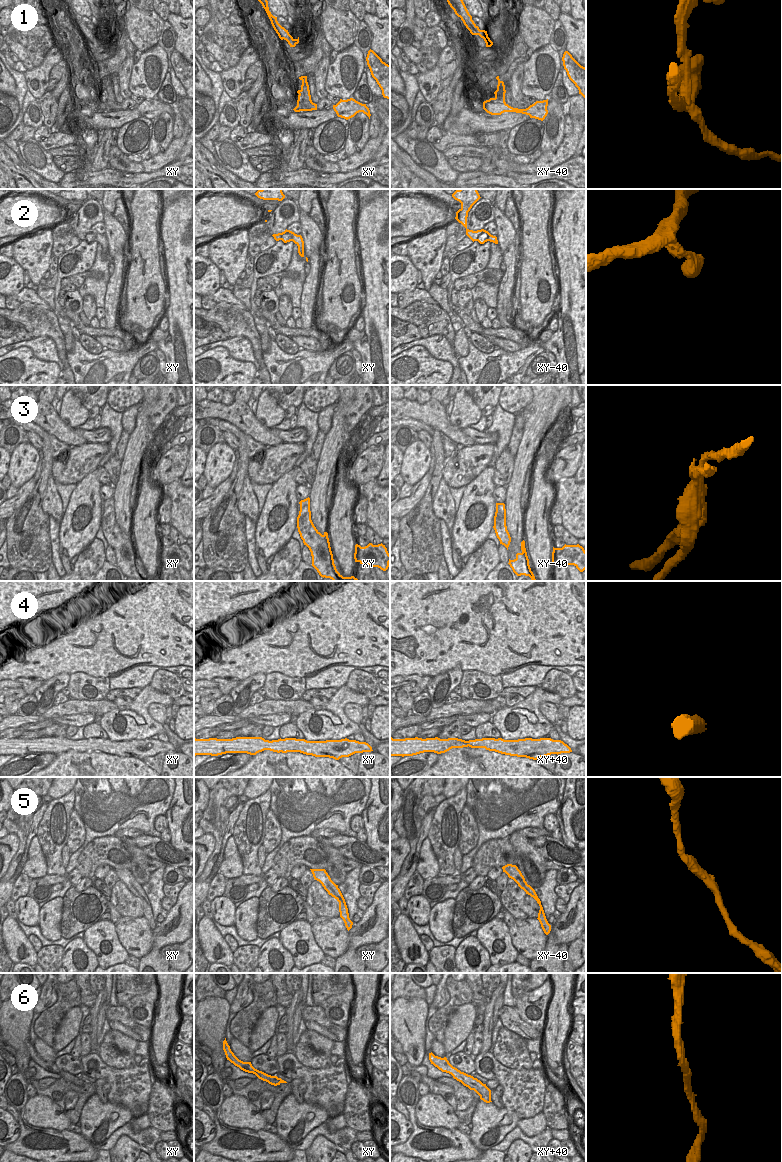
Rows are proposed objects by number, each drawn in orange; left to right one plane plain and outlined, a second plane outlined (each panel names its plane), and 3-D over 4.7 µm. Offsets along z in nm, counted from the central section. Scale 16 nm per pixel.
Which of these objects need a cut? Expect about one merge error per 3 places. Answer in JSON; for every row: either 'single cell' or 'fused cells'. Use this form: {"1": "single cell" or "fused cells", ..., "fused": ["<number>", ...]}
{"1": "fused cells", "2": "single cell", "3": "fused cells", "4": "single cell", "5": "single cell", "6": "single cell", "fused": ["1", "3"]}

